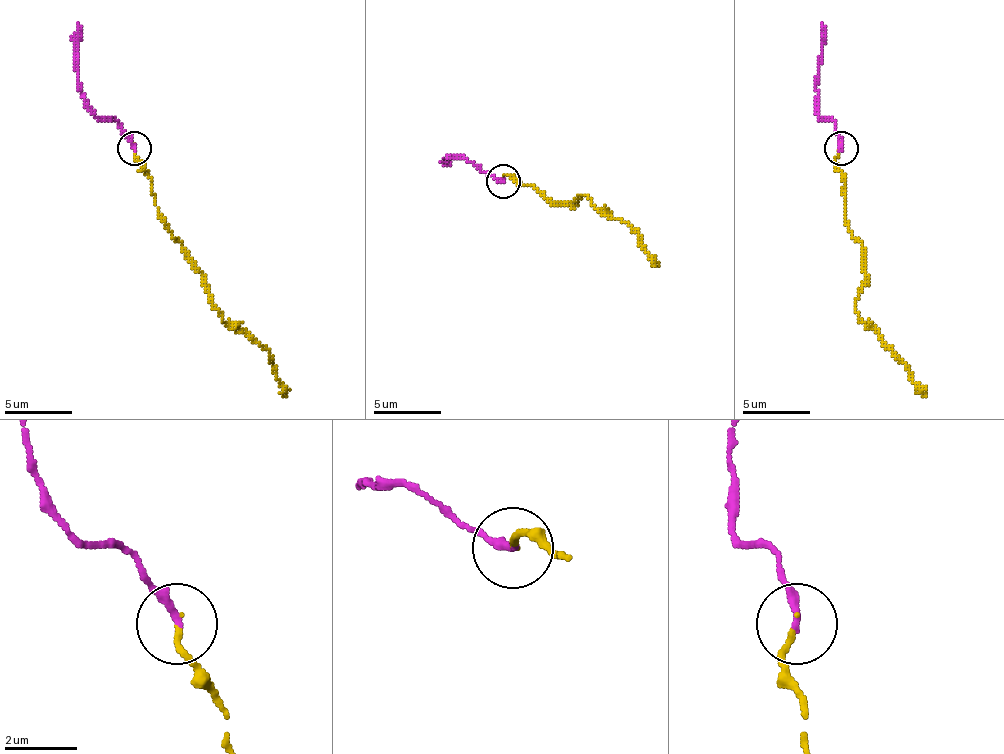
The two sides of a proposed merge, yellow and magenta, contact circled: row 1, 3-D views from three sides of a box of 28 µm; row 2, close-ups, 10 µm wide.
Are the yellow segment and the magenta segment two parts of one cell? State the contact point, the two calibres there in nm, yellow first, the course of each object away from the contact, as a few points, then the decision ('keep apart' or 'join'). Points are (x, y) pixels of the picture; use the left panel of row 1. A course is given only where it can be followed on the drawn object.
at (134, 148); 150 nm thick on the yellow side, 240 nm on the other; yellow runs (135, 147), (138, 164), (152, 181), (158, 218), (202, 275), (216, 309), (269, 353), (286, 396); magenta runs (135, 147), (118, 124), (94, 114), (81, 90), (77, 23); join

